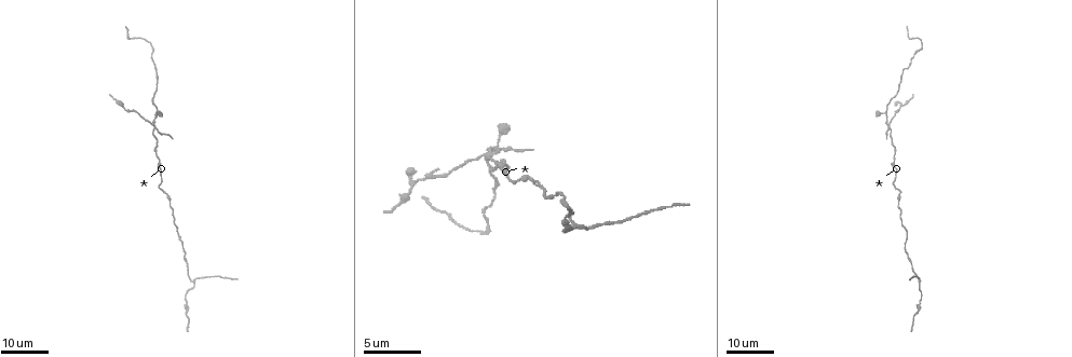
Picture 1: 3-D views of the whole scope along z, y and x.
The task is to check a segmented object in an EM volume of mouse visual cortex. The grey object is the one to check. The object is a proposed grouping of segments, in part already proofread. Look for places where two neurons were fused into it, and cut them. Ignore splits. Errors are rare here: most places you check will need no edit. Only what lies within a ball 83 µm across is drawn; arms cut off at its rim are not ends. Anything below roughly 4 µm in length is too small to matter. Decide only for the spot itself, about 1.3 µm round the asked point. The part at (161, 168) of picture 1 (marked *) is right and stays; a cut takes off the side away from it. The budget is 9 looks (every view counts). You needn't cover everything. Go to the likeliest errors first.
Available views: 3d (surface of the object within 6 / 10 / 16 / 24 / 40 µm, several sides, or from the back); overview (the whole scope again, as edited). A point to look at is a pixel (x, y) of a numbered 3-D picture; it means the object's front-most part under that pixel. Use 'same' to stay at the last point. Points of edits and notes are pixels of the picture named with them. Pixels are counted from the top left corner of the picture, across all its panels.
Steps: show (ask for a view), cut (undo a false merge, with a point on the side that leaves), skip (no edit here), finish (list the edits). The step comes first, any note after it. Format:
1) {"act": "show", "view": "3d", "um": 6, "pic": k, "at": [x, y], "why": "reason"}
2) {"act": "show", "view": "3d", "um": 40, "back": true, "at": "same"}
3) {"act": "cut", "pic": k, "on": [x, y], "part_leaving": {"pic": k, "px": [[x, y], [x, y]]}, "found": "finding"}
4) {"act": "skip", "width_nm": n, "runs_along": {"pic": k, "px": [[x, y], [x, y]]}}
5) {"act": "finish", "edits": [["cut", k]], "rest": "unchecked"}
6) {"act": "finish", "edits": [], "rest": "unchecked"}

{"act": "show", "view": "3d", "um": 16, "pic": 1, "at": [195, 281], "why": "two arms in line, one across"}

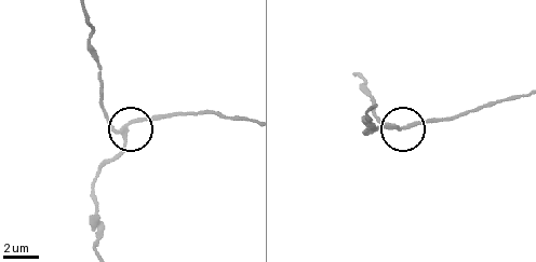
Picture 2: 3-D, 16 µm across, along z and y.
{"act": "show", "view": "3d", "um": 6, "pic": 2, "at": [122, 133], "why": "zoom in"}

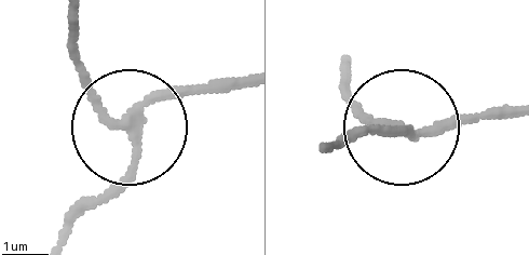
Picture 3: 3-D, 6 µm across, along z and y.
{"act": "skip", "runs_along": {"pic": 3, "px": [[68, 19], [76, 66], [114, 120], [226, 81]]}, "found": "all the same neuron"}

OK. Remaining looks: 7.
{"act": "show", "view": "3d", "um": 24, "pic": 1, "at": [152, 123], "why": "three-way junction"}

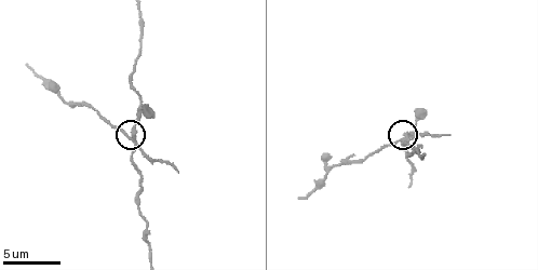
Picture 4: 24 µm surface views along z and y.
{"act": "show", "view": "3d", "um": 10, "pic": 4, "at": [401, 139]}

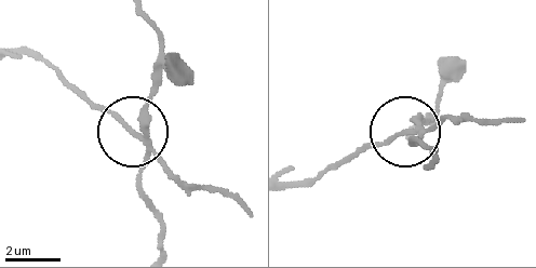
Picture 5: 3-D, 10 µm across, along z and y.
{"act": "cut", "pic": 5, "on": [116, 119], "part_leaving": {"pic": 5, "px": [[419, 132], [359, 148], [317, 178], [289, 181]]}, "found": "a second neuron is stuck on"}

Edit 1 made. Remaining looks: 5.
{"act": "show", "view": "3d", "um": 24, "pic": 1, "at": [186, 252], "why": "thick turns thin"}

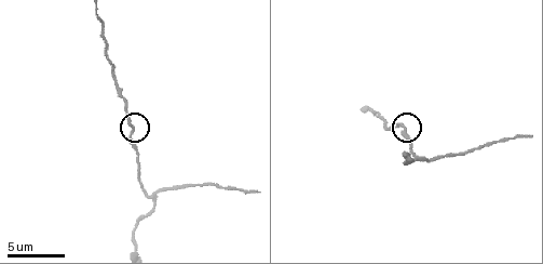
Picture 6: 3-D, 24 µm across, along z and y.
{"act": "show", "view": "3d", "um": 6, "pic": 6, "at": [132, 129], "why": "zoom in"}

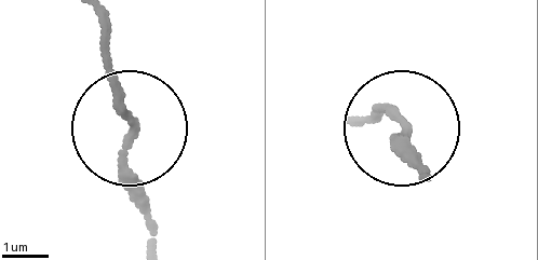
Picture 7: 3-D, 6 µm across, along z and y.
{"act": "skip", "runs_along": {"pic": 7, "px": [[358, 117], [377, 105], [424, 175]]}, "found": "continuous, no second neuron"}

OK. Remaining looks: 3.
{"act": "show", "view": "3d", "um": 6, "pic": 4, "at": [410, 155]}

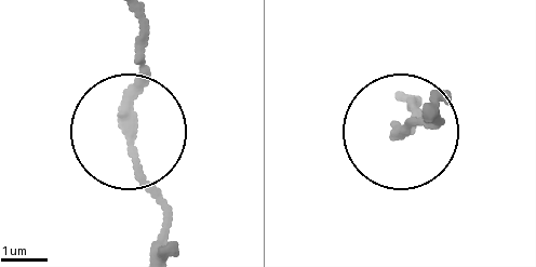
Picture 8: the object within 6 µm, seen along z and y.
{"act": "show", "view": "3d", "um": 6, "back": true, "pic": 8, "at": [132, 142]}

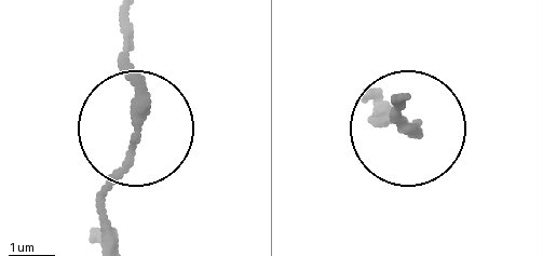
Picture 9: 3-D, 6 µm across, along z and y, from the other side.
{"act": "skip", "runs_along": {"pic": 9, "px": [[100, 237], [108, 178], [135, 132], [123, 16]]}, "found": "all the same neuron"}

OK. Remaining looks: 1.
{"act": "finish", "edits": [["cut", 5]], "rest": "unchecked"}

